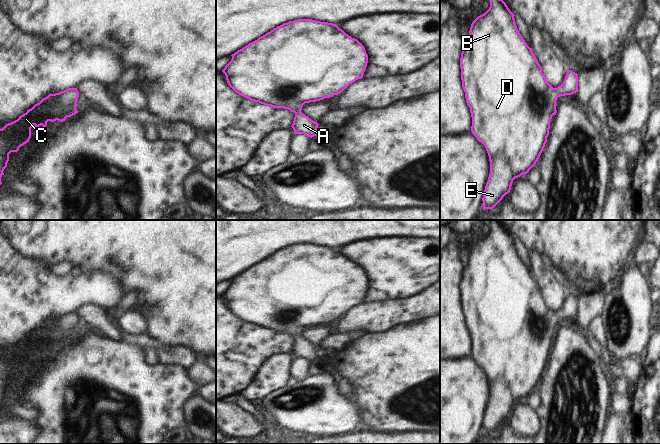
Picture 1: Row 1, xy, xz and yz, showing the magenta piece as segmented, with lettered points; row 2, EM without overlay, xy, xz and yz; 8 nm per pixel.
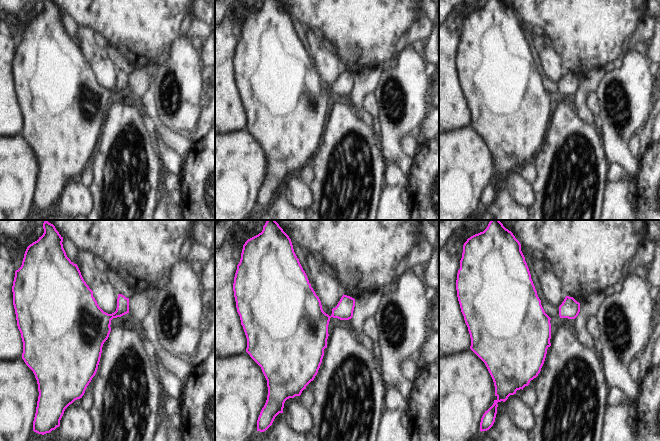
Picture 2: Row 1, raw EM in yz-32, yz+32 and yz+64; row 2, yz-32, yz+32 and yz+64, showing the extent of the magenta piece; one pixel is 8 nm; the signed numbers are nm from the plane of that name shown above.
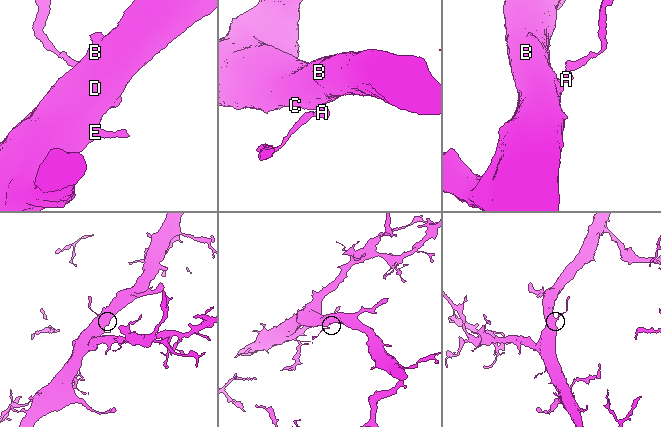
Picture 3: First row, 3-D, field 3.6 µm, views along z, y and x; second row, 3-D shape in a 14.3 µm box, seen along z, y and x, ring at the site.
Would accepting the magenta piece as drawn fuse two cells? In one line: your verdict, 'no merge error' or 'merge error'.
no merge error

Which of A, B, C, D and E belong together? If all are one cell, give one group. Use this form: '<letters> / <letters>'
A B C D E

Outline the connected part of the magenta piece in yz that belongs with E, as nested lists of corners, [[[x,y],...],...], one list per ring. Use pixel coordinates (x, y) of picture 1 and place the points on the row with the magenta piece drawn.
[[[490,0],[489,9],[472,22],[460,58],[462,87],[472,117],[471,131],[485,146],[490,161],[490,174],[482,198],[483,209],[493,209],[510,192],[513,180],[535,166],[547,142],[552,116],[557,113],[557,99],[578,92],[578,74],[571,70],[567,71],[563,83],[557,88],[547,82],[532,48],[519,33],[514,16],[503,0]]]

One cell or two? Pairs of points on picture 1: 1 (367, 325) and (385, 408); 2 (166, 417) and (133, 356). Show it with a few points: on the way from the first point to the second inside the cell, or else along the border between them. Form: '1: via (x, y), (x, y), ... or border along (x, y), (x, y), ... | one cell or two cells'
1: border along (392, 326), (384, 330), (365, 333) | two cells
2: via (151, 402), (133, 384), (133, 371) | one cell

